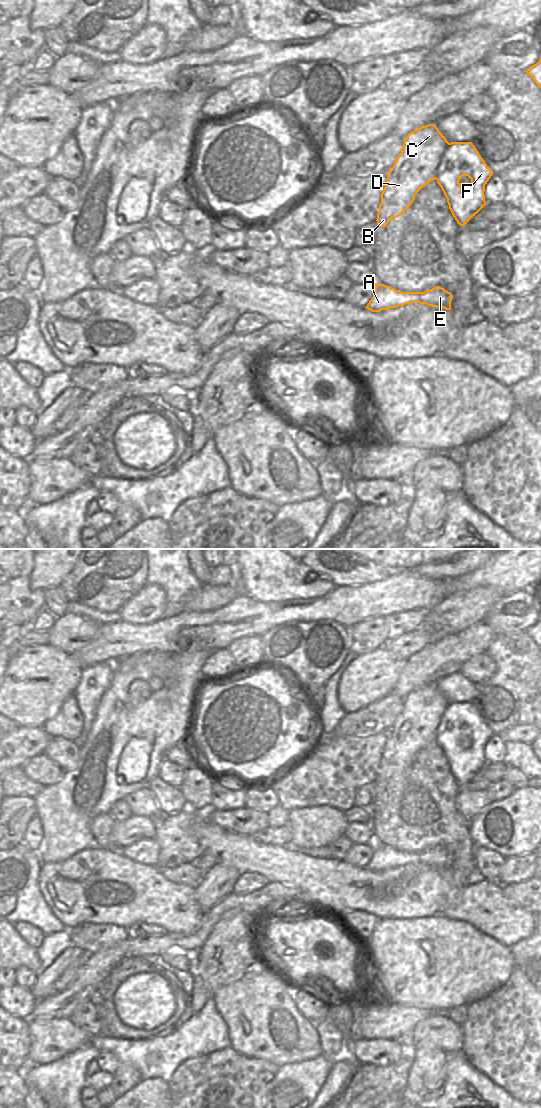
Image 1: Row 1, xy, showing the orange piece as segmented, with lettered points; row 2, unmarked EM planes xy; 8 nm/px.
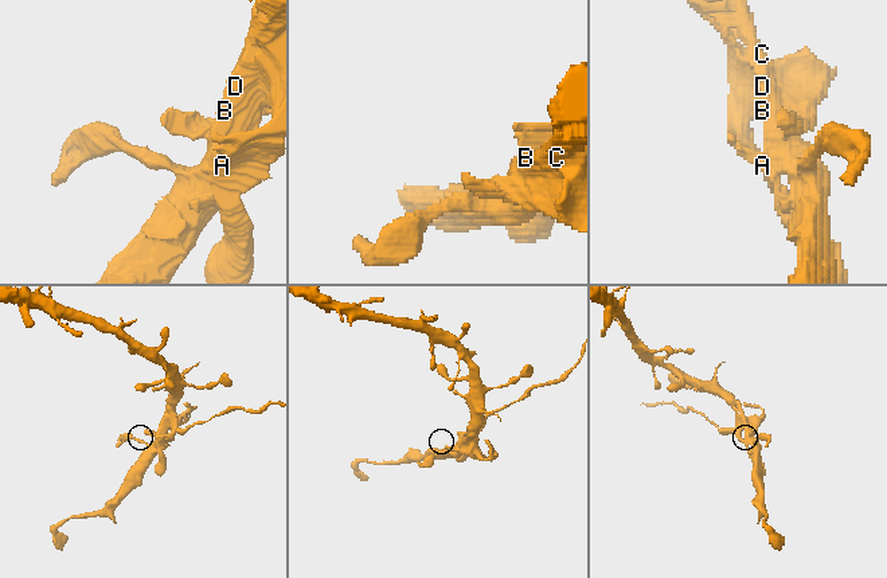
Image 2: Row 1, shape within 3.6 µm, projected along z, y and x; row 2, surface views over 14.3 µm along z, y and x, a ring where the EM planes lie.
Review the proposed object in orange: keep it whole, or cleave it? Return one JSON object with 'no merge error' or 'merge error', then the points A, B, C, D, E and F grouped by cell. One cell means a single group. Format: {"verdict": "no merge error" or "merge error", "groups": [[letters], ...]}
{"verdict": "merge error", "groups": [["A", "E", "F"], ["B", "C", "D"]]}

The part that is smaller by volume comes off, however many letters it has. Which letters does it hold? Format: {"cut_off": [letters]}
{"cut_off": ["A", "E", "F"]}

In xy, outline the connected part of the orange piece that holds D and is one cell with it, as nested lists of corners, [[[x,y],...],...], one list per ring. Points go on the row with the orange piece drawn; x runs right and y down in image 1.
[[[428,124],[410,132],[393,167],[387,172],[387,183],[381,193],[377,225],[385,227],[392,218],[403,214],[413,203],[415,195],[429,182],[437,179],[437,168],[449,146],[435,124]]]

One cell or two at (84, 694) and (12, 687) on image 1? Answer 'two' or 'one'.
two

